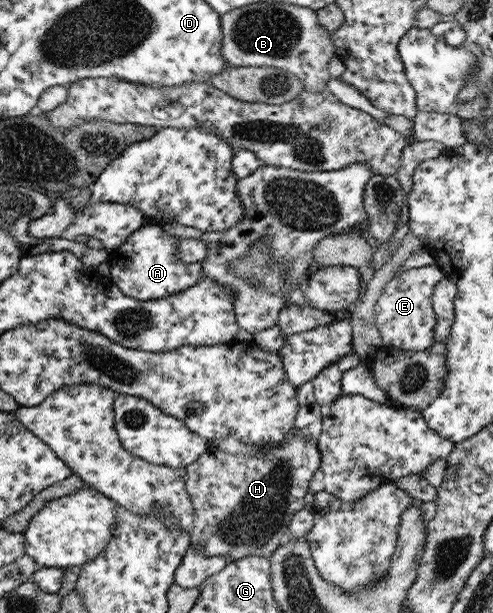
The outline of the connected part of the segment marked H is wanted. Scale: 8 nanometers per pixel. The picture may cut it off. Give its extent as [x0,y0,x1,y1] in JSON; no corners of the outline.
[185,430,320,561]

